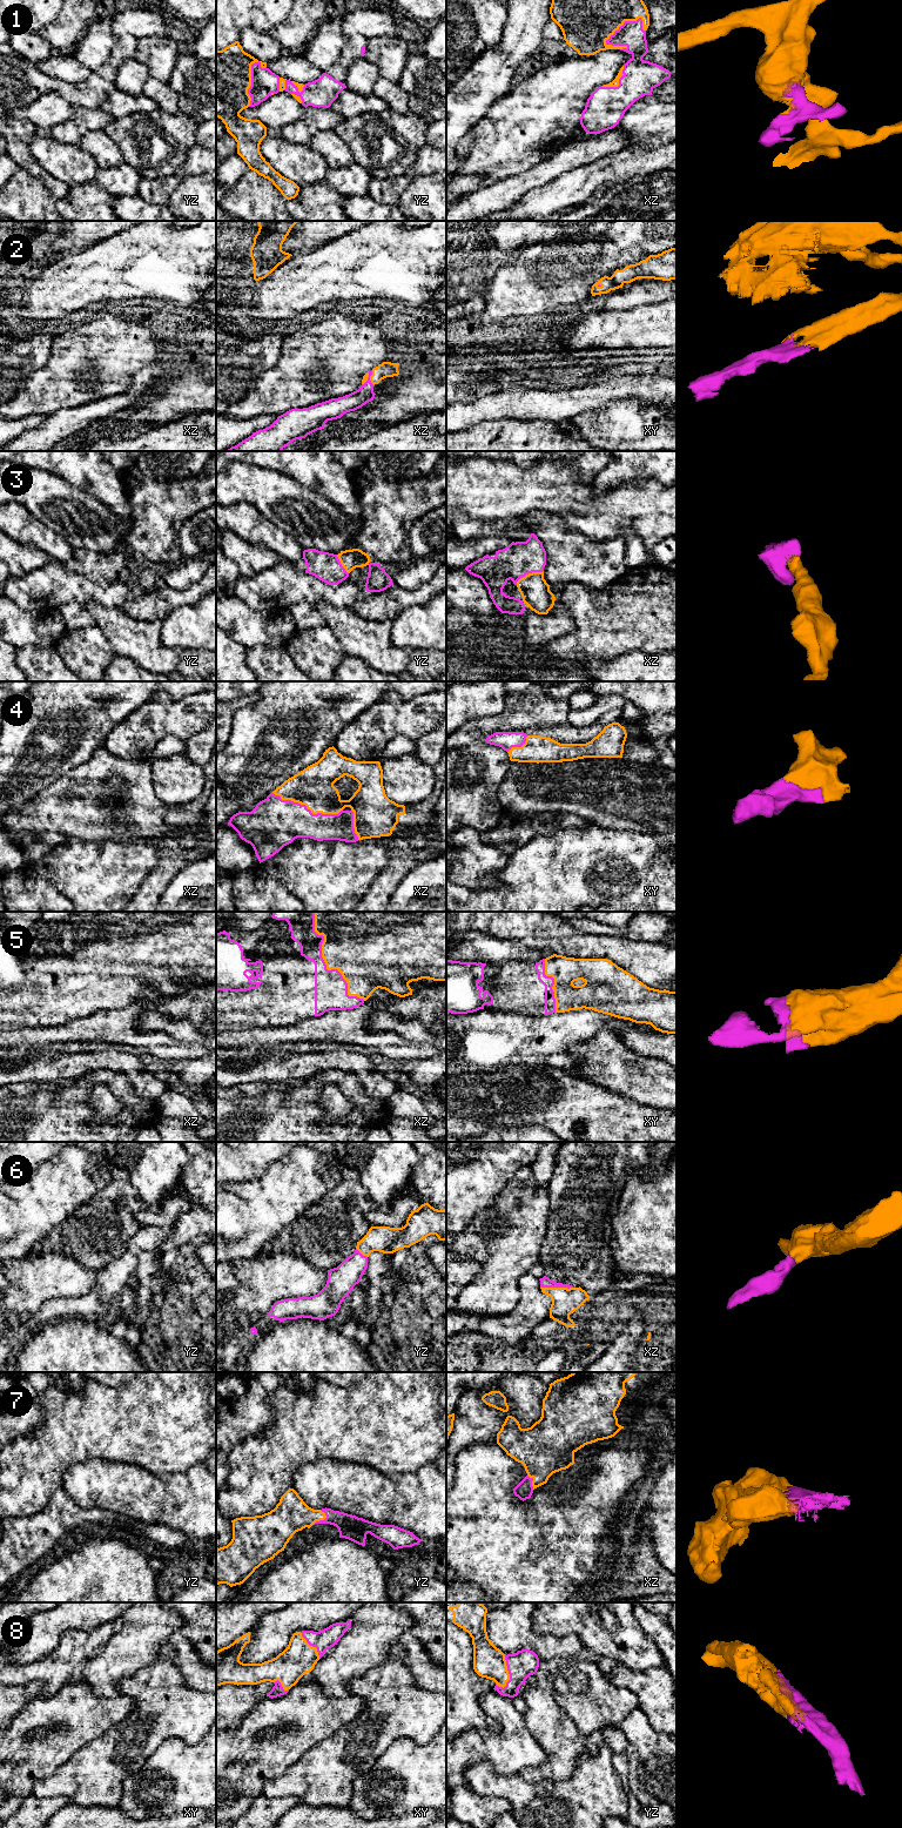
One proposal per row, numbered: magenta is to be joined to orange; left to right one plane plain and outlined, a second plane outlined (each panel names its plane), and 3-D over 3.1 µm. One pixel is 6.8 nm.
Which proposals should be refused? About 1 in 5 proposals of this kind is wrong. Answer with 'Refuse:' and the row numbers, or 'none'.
Refuse: none

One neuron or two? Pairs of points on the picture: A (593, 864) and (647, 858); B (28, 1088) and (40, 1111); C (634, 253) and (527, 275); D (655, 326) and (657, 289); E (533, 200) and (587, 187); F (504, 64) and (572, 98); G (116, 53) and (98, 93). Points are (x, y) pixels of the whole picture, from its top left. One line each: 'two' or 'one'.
A: one
B: two
C: one
D: two
E: one
F: two
G: one

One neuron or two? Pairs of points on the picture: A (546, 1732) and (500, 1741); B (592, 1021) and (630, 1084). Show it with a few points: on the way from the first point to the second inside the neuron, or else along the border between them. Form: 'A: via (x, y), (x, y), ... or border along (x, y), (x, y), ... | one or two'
A: border along (523, 1714), (529, 1732), (545, 1754), (543, 1761) | two
B: border along (617, 1033), (600, 1029), (589, 1040), (574, 1046) | two

